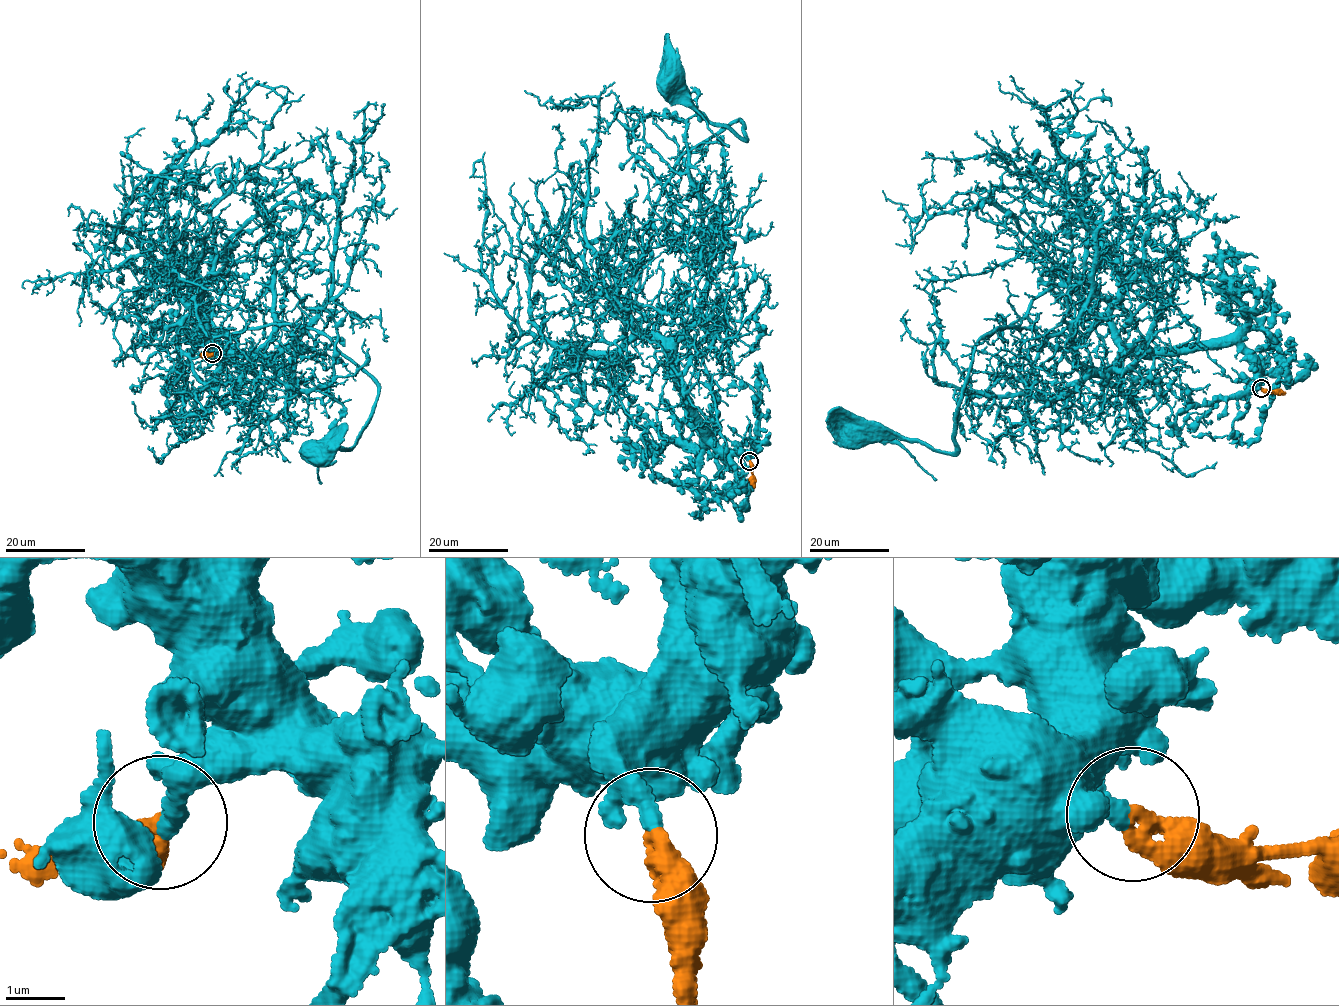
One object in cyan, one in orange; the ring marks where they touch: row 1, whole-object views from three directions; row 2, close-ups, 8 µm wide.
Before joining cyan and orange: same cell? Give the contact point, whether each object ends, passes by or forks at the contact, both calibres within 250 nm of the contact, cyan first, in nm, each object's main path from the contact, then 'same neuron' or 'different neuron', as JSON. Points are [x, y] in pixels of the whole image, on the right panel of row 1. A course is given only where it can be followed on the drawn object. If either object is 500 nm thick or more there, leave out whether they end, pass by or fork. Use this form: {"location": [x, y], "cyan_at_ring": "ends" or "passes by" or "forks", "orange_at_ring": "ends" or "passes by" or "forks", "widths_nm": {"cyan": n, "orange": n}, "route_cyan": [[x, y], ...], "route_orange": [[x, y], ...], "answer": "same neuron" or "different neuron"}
{"location": [1261, 388], "cyan_at_ring": "ends", "orange_at_ring": "ends", "widths_nm": {"cyan": 320, "orange": 360}, "route_cyan": [[1261, 388], [1234, 344], [1138, 350], [1085, 313], [1058, 333], [1014, 325], [979, 337], [954, 452], [853, 434]], "route_orange": [[1261, 388], [1280, 389], [1284, 394]], "answer": "same neuron"}

